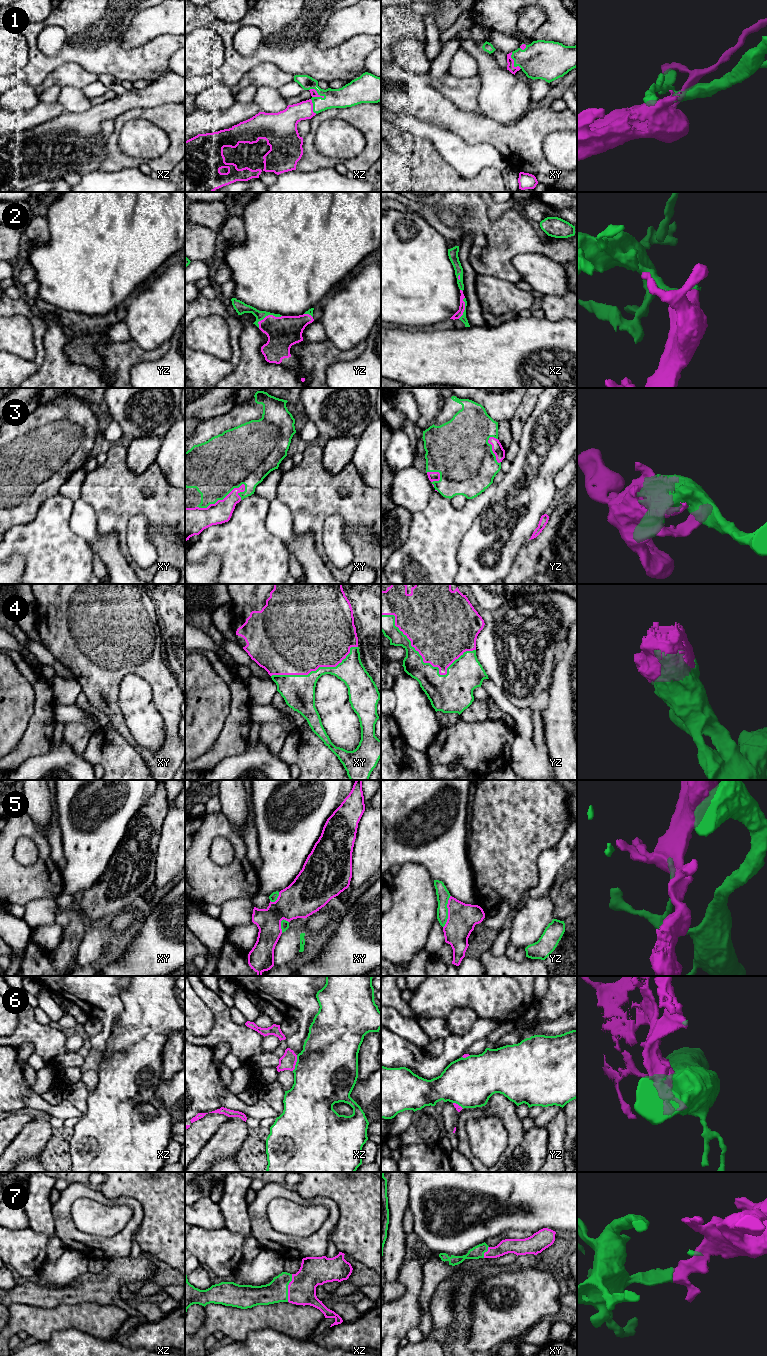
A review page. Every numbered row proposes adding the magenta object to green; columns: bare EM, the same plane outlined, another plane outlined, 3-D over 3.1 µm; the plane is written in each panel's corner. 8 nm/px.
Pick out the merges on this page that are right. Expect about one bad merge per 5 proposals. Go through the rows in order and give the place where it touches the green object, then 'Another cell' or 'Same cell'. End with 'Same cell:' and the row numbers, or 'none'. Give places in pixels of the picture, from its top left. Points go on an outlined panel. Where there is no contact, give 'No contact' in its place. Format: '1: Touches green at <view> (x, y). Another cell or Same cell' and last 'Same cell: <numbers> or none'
1: Touches green at xz (317, 92). Same cell
2: Touches green at yz (267, 315). Same cell
3: Touches green at xy (221, 499). Same cell
4: Touches green at yz (423, 662). Same cell
5: Touches green at yz (447, 911). Another cell
6: Touches green at xz (296, 1063). Same cell
7: Touches green at xz (287, 1288). Same cell
Same cell: 1, 2, 3, 4, 6, 7

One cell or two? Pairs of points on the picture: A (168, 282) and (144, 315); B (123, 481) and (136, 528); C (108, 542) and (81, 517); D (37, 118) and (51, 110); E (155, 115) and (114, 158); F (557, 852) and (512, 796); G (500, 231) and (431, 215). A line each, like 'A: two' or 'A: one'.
A: one
B: two
C: one
D: one
E: one
F: two
G: one

